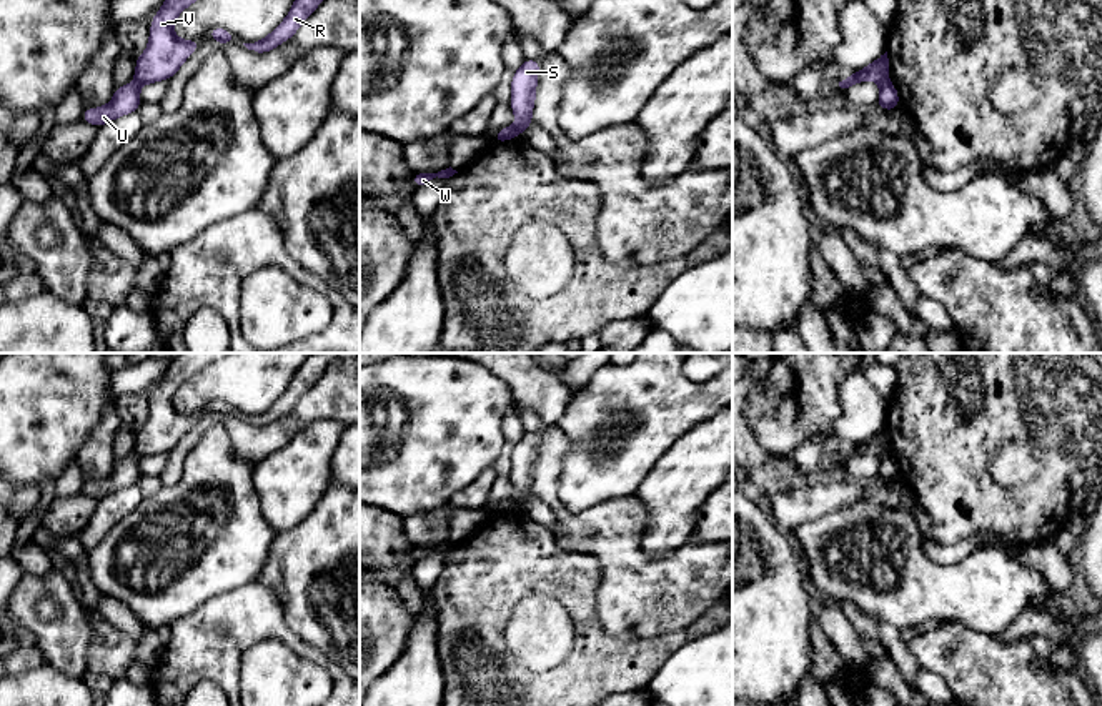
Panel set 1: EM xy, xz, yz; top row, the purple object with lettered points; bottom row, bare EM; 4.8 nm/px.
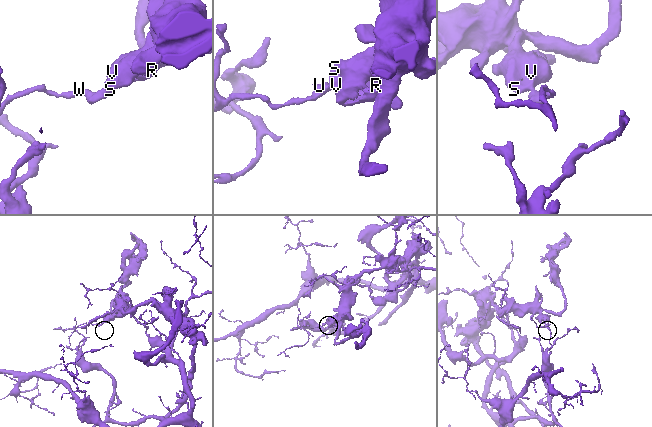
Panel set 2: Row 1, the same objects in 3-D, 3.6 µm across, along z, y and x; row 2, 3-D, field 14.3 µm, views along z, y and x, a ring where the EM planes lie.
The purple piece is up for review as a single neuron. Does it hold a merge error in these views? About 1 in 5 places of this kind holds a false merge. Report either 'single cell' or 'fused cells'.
fused cells

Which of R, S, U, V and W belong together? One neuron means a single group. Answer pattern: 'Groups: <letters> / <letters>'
Groups: R S V / U W

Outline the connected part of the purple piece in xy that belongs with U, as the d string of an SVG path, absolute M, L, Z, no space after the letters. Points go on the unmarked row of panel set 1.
M135 451L125 460L117 460L108 478L98 481L85 481L82 493L95 500L102 500L118 490L137 485L141 476L140 458L141 455Z

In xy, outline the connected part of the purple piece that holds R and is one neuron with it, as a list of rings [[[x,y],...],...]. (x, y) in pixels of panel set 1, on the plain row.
[[[310,353],[293,375],[286,391],[263,413],[243,416],[255,426],[266,426],[295,408],[301,396],[316,383],[321,373],[336,360],[353,360],[360,353]]]

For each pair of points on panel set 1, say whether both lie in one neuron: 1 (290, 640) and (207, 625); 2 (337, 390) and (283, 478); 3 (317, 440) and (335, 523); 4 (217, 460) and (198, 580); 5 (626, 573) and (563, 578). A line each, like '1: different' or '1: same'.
1: same
2: different
3: different
4: same
5: different

